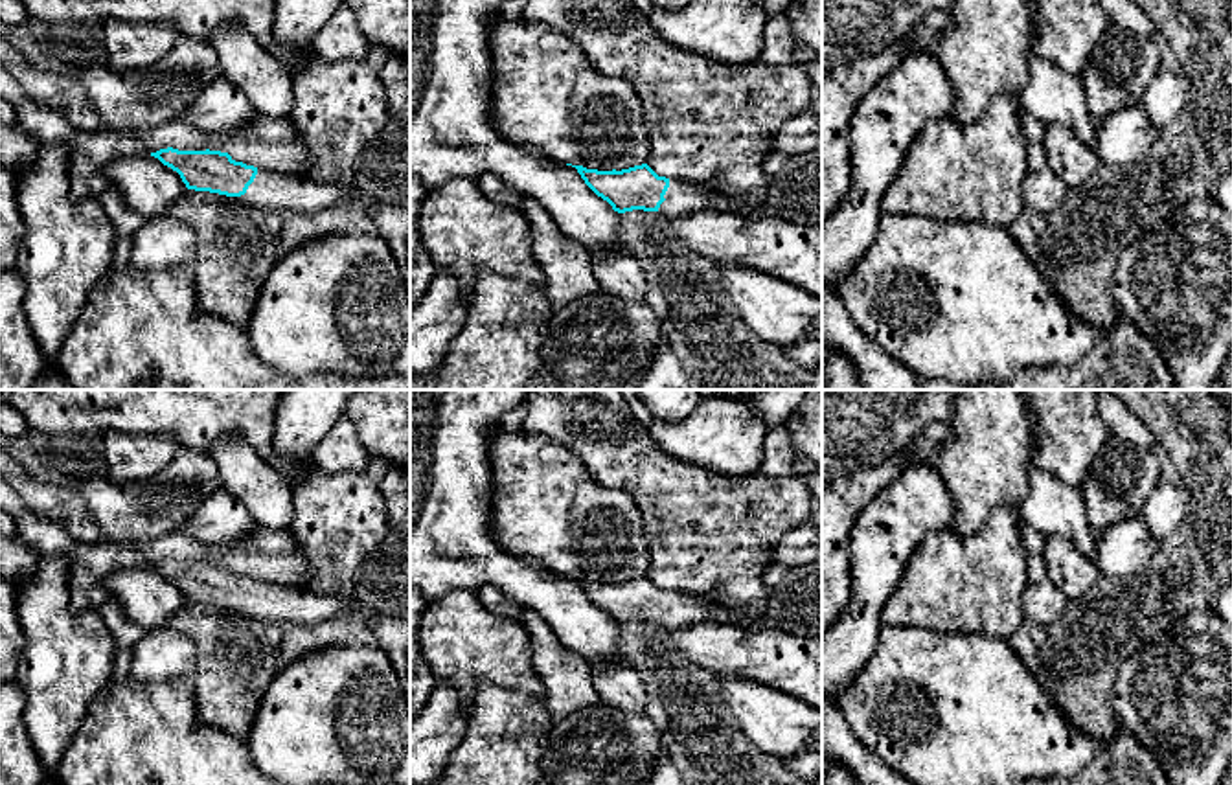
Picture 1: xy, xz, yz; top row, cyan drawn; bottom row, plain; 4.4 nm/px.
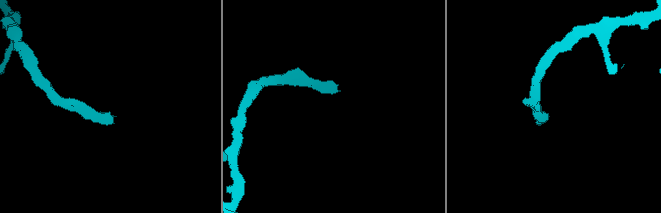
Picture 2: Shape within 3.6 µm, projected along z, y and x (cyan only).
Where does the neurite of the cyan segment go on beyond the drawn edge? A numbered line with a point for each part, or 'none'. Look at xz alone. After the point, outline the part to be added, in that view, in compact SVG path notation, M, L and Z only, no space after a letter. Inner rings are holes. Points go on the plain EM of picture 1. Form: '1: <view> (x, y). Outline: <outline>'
1: xz (683, 609). Outline: M669 590L669 599L664 607L666 612L660 616L658 625L666 627L667 631L679 631L682 627L708 623L712 621L710 610L717 605L728 609L704 596Z

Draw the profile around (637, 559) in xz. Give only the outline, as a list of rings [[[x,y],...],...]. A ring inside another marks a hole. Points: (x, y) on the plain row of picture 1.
[[[500,425],[489,461],[491,533],[506,552],[587,581],[647,575],[651,552],[636,502],[598,484],[570,449]]]

